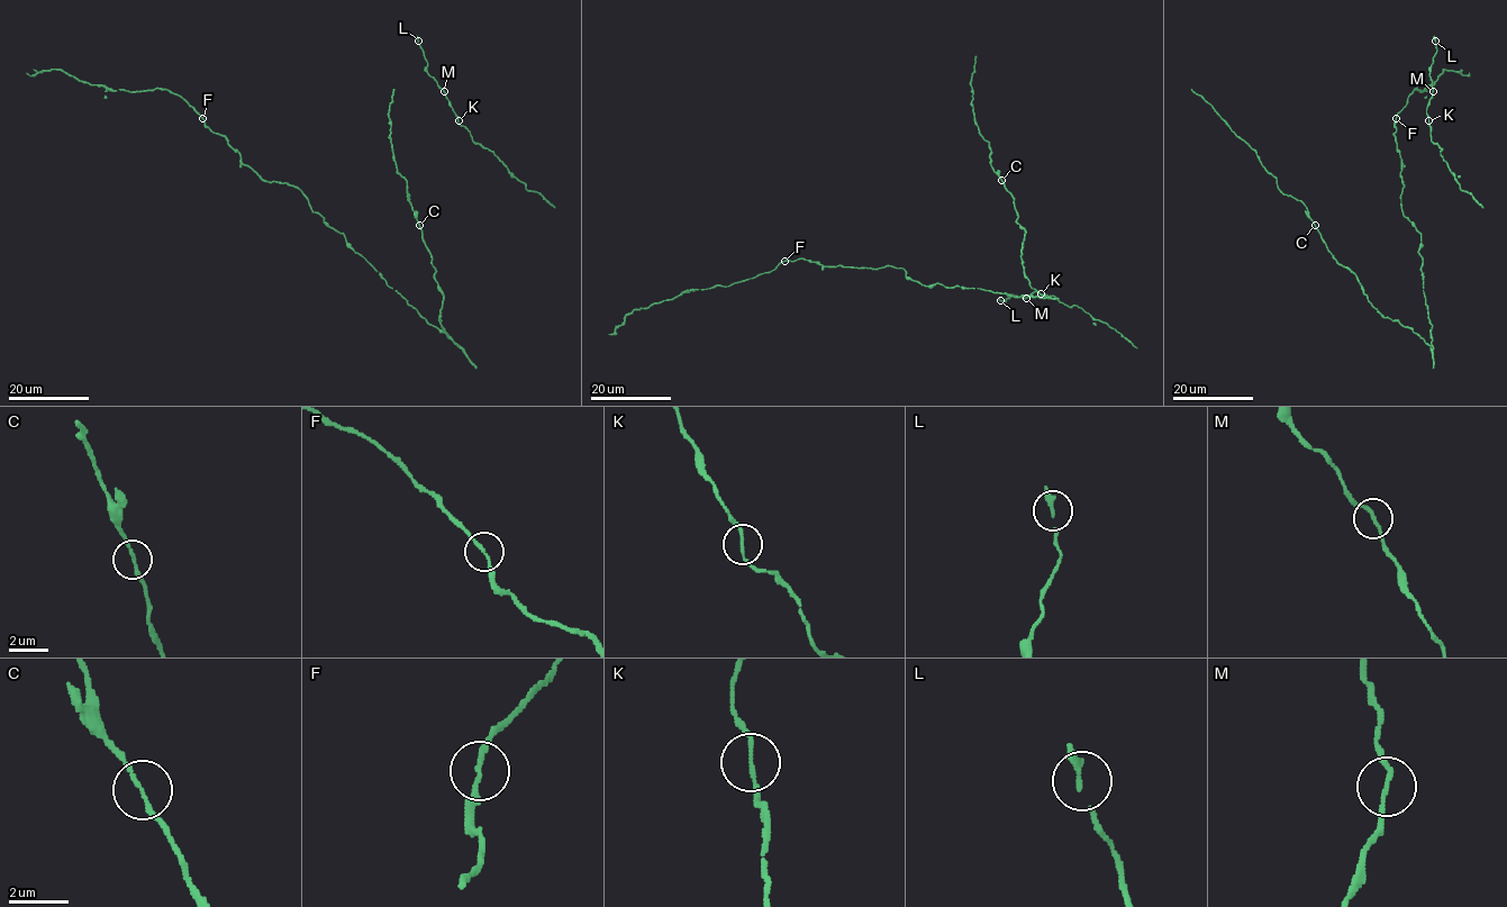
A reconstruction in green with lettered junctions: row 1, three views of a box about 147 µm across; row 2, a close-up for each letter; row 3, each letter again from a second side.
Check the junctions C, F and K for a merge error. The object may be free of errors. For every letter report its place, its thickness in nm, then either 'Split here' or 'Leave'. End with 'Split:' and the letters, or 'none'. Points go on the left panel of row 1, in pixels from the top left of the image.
C: Place: (419, 225). Thickness 140 nm. Leave
F: Place: (202, 118). Thickness 150 nm. Leave
K: Place: (459, 120). Thickness 130 nm. Leave
Split: none

